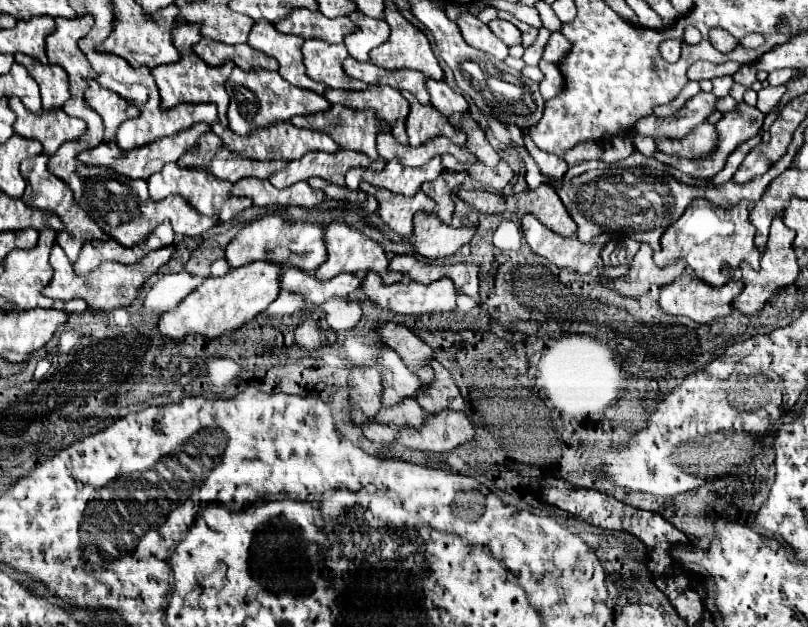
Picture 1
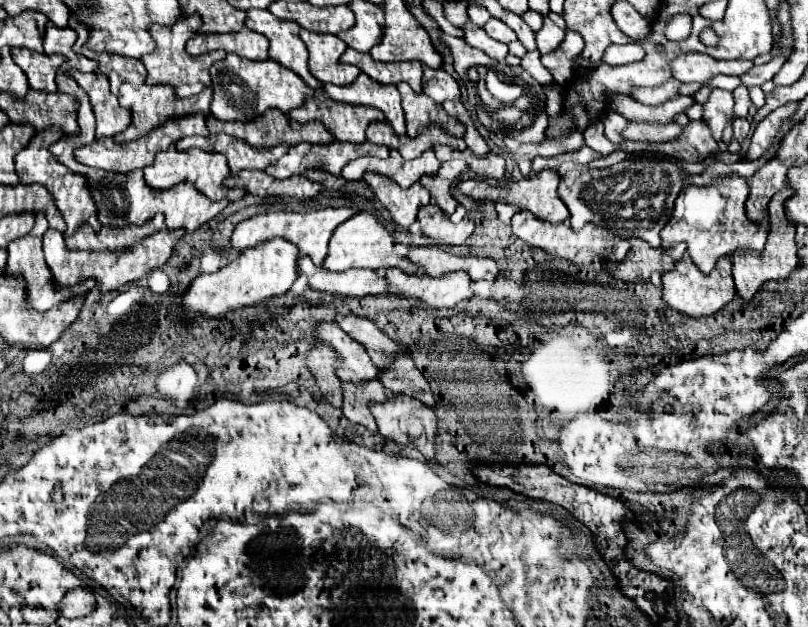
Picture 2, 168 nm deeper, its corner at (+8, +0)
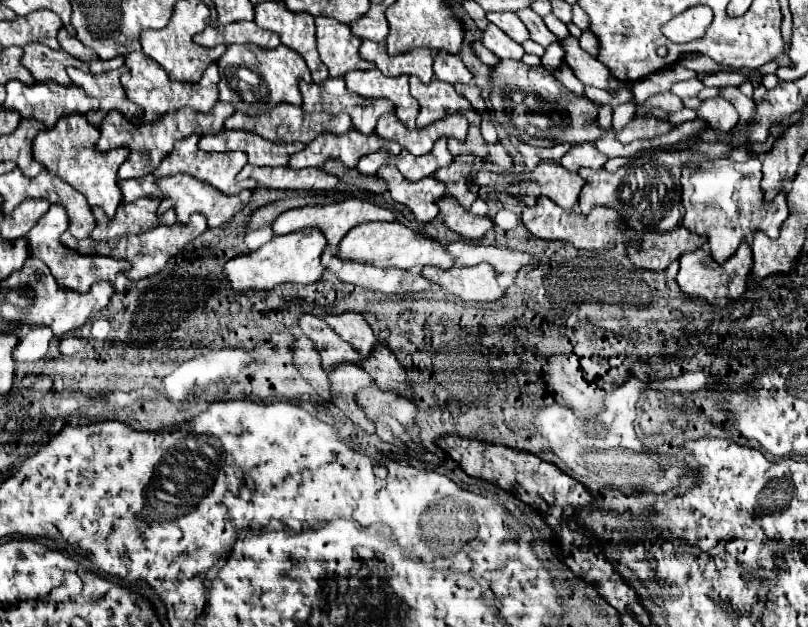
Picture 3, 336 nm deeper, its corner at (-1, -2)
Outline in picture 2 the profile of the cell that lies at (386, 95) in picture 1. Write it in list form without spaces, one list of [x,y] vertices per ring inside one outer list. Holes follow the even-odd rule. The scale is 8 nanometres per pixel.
[[[360,74],[352,84],[348,86],[328,86],[328,96],[338,102],[348,104],[364,104],[380,108],[386,114],[386,120],[392,124],[396,134],[406,134],[404,128],[404,110],[402,110],[402,98],[396,86],[392,84],[378,84],[368,74]]]

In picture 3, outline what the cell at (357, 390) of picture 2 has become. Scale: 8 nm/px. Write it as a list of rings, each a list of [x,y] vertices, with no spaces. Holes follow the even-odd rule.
[[[337,364],[335,370],[331,372],[331,384],[333,384],[333,402],[345,412],[345,416],[353,424],[361,426],[367,434],[373,434],[375,424],[357,404],[357,392],[365,386],[371,386],[373,378],[357,364]]]

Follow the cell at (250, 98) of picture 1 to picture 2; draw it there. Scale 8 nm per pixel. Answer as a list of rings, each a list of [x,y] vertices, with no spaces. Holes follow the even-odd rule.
[[[226,54],[222,62],[216,62],[212,66],[210,76],[212,76],[212,88],[214,88],[210,112],[224,122],[228,120],[248,122],[270,108],[290,112],[292,108],[302,106],[306,94],[310,94],[310,88],[302,82],[302,78],[296,72],[280,66],[272,58],[256,62],[256,60],[242,58],[238,54]]]

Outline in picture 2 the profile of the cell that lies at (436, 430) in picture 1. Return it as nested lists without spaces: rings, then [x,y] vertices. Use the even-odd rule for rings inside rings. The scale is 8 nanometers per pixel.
[[[392,394],[384,402],[370,402],[370,412],[372,412],[372,416],[378,424],[378,430],[384,438],[398,442],[398,444],[404,444],[404,446],[414,446],[424,454],[426,460],[432,460],[432,456],[434,456],[434,434],[438,428],[436,414],[432,408],[424,406],[422,402],[418,402],[410,396]],[[410,432],[412,432],[412,436],[410,436]]]

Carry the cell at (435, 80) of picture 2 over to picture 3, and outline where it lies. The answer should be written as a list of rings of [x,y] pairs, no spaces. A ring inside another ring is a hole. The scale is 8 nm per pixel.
[[[437,52],[435,60],[433,60],[433,70],[435,70],[435,78],[441,82],[449,82],[449,84],[469,84],[471,82],[471,72],[465,68],[465,64],[461,62],[459,54],[451,56],[447,52]]]

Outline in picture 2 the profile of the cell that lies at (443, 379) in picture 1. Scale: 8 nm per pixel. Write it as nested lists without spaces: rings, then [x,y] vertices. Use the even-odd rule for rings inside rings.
[[[398,354],[386,370],[380,370],[378,380],[392,394],[406,394],[424,402],[426,406],[434,406],[434,394],[408,354]]]

